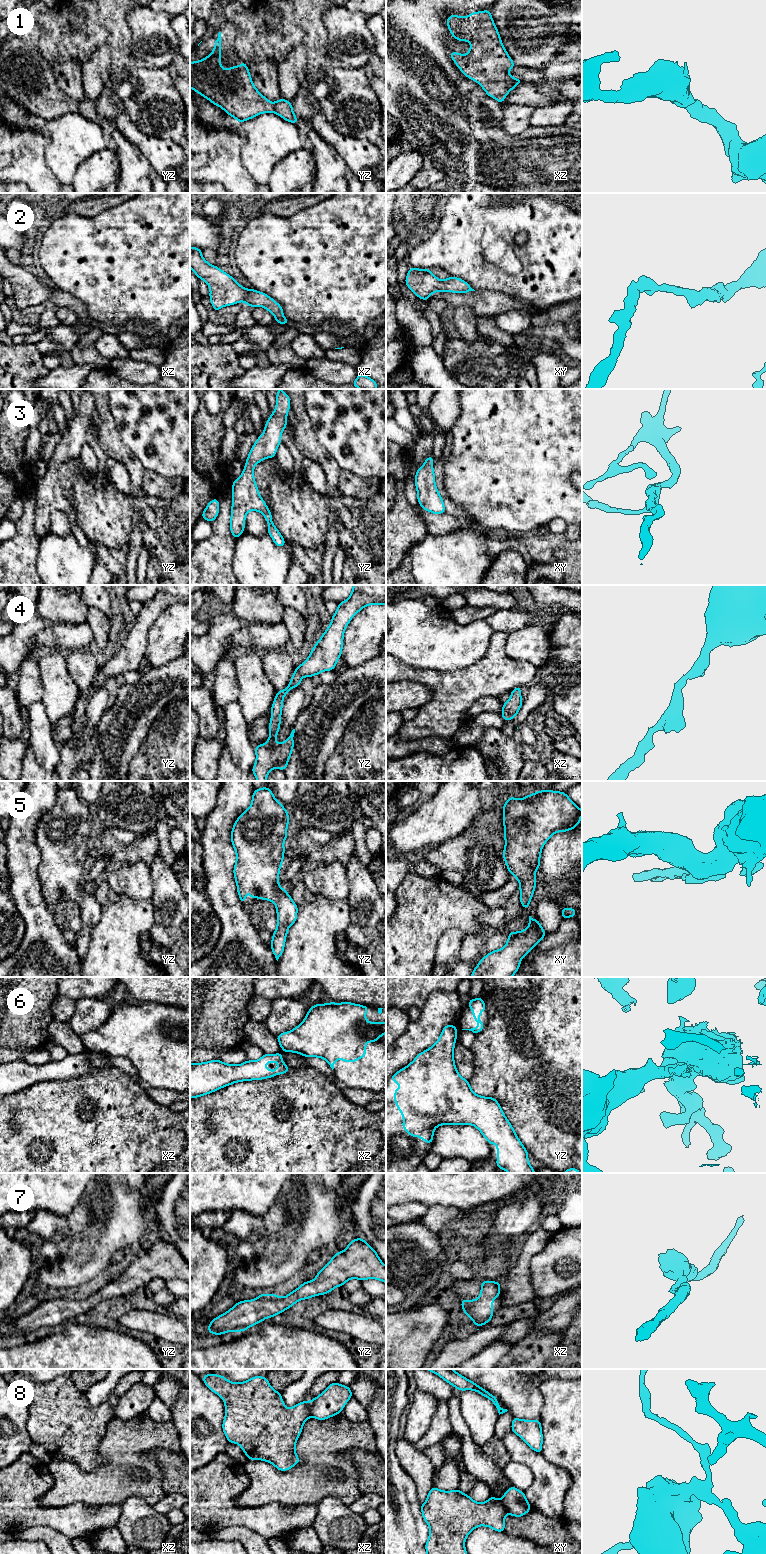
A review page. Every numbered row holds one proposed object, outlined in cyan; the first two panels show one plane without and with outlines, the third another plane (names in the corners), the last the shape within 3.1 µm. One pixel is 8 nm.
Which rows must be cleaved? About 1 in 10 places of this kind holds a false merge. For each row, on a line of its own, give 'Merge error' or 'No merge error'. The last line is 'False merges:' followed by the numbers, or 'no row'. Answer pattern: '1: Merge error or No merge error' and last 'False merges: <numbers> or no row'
1: No merge error
2: No merge error
3: No merge error
4: No merge error
5: No merge error
6: No merge error
7: No merge error
8: Merge error
False merges: 8

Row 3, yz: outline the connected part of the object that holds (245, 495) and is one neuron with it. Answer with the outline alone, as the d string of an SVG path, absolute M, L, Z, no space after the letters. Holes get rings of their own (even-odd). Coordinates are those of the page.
M279 389L276 394L276 407L264 427L263 434L257 438L250 449L244 470L239 478L233 481L232 508L230 529L232 536L237 539L245 528L245 518L249 511L261 512L268 522L268 534L275 545L283 547L286 542L272 522L272 515L265 501L259 494L254 479L254 466L266 458L274 458L281 443L282 431L287 426L287 414L290 409L290 398Z

